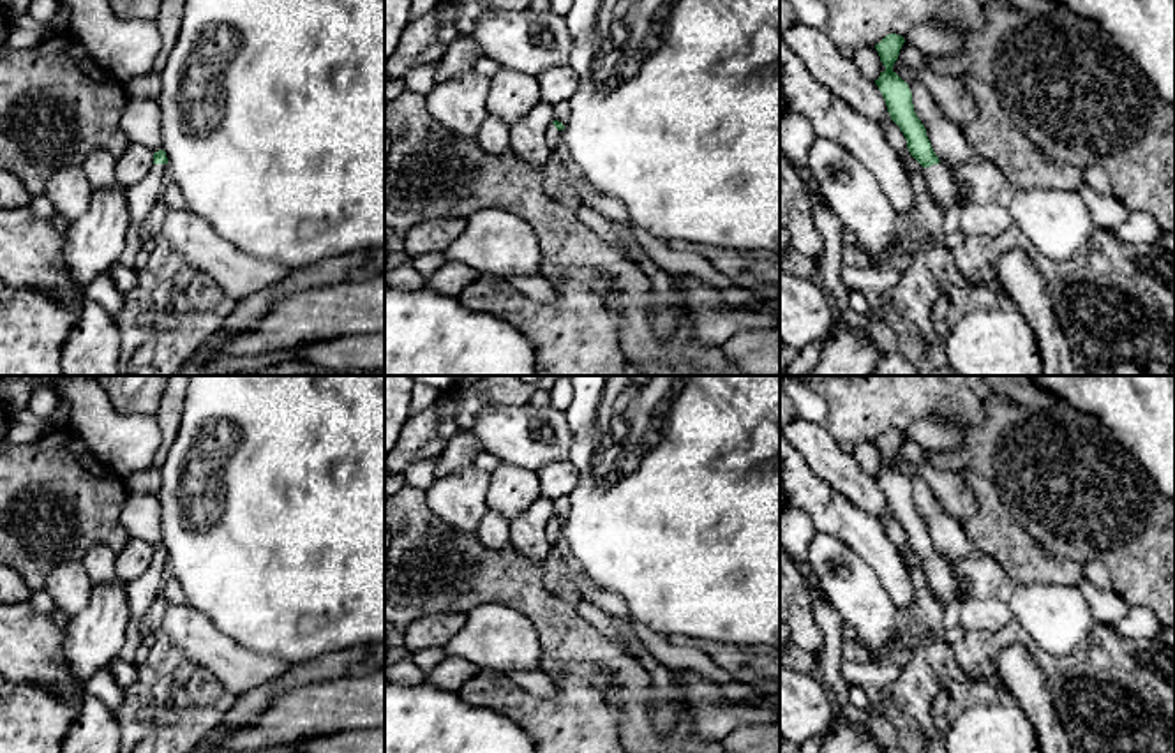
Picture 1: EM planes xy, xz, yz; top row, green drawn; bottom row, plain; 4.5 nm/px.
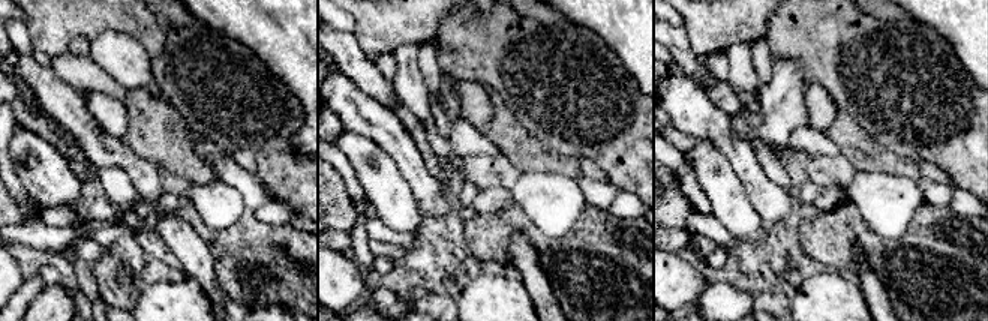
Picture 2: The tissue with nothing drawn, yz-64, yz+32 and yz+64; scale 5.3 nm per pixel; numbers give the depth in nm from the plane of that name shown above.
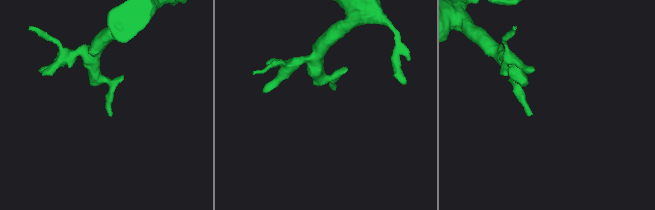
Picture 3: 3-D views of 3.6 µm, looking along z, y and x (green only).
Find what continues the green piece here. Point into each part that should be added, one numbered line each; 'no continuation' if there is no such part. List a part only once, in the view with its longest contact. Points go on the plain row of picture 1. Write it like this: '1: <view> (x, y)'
1: yz (939, 575)

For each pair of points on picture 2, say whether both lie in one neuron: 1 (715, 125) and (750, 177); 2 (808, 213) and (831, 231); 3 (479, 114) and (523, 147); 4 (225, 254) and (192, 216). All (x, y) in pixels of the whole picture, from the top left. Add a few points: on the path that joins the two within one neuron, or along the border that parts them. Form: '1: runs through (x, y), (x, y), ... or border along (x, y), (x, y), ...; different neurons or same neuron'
1: runs through (726, 138), (745, 164); same neuron
2: border along (822, 213), (802, 219); different neurons
3: border along (482, 86), (489, 98), (492, 116), (479, 128); different neurons
4: runs through (219, 245), (200, 225); same neuron

